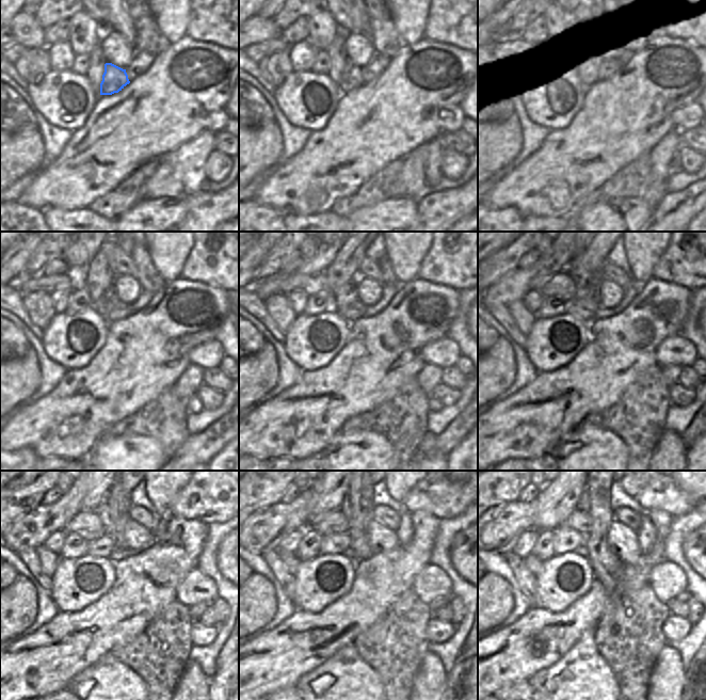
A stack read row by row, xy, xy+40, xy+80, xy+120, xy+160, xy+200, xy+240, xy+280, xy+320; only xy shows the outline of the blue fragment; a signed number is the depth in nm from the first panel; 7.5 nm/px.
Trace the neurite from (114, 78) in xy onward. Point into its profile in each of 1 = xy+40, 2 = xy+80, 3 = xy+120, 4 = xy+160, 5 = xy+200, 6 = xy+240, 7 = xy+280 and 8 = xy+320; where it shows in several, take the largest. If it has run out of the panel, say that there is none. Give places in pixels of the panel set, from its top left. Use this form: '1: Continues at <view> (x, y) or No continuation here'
1: Continues at xy+40 (351, 77)
2: Continues at xy+80 (586, 75)
3: Continues at xy+120 (109, 298)
4: Continues at xy+160 (348, 293)
5: Continues at xy+200 (586, 287)
6: Continues at xy+240 (103, 510)
7: Continues at xy+280 (345, 508)
8: Continues at xy+320 (584, 502)

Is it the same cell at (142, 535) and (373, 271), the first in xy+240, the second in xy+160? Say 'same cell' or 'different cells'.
different cells

